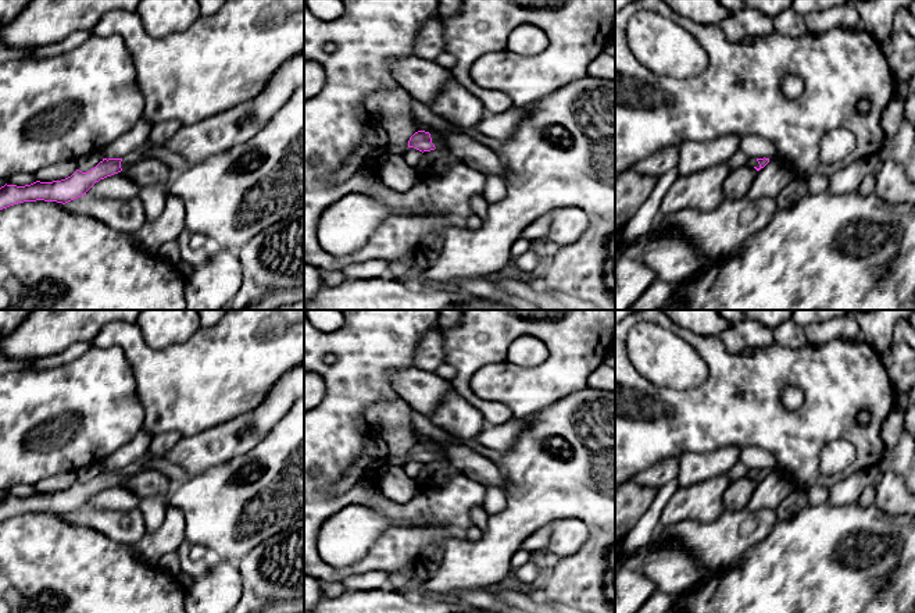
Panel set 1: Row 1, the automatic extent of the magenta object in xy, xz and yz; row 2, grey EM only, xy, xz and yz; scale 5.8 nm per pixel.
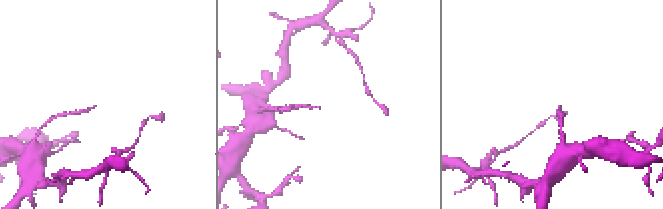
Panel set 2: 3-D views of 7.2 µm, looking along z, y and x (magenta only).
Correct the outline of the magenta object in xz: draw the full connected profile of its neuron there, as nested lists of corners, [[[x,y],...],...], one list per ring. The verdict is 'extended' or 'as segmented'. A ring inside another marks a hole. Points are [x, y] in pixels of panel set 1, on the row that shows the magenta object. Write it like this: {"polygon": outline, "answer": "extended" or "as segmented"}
{"polygon": [[[425,131],[415,132],[408,140],[408,147],[414,147],[422,153],[435,149],[448,152],[448,146],[442,140],[437,133],[429,133]]], "answer": "extended"}

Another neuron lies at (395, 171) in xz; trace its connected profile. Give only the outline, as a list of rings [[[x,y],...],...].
[[[383,150],[375,156],[383,182],[396,192],[410,190],[419,178],[415,168],[410,167],[403,156]]]

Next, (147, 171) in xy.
[[[142,158],[131,167],[124,168],[122,172],[140,186],[167,186],[172,179],[171,168],[156,158]]]

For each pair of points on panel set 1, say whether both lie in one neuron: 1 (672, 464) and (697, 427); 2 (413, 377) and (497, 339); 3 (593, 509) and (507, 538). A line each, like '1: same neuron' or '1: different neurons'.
1: different neurons
2: different neurons
3: same neuron

